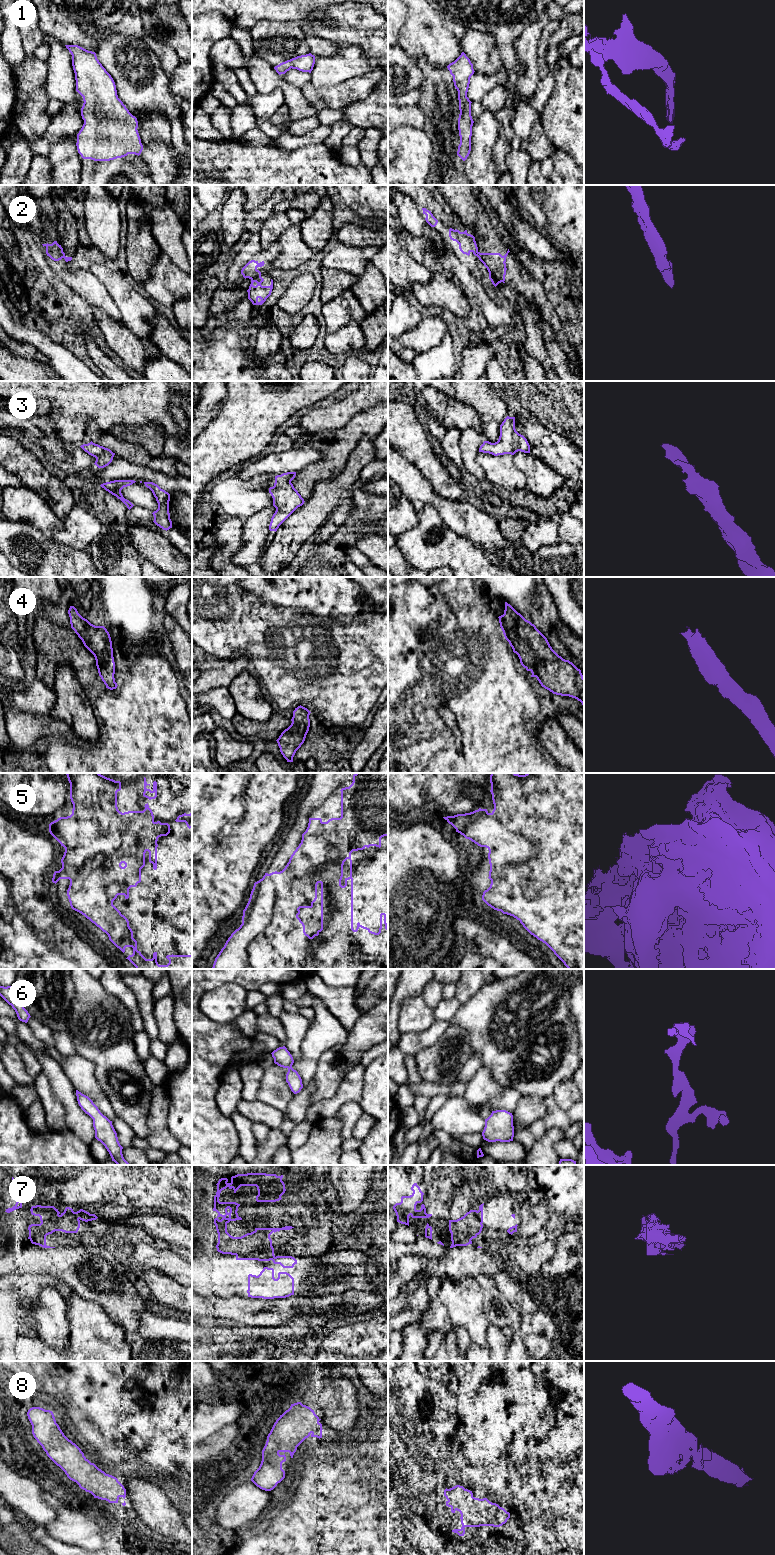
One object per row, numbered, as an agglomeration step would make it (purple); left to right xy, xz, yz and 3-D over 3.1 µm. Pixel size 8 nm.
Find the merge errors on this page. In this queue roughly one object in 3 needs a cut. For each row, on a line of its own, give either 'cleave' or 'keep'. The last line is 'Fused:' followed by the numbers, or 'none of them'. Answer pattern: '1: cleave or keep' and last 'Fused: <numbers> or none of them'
1: keep
2: cleave
3: keep
4: keep
5: cleave
6: keep
7: cleave
8: keep
Fused: 2, 5, 7

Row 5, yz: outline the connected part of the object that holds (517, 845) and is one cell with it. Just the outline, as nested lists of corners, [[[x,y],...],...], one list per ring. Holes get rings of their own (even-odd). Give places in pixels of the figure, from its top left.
[[[493,815],[487,818],[490,826],[489,830],[484,833],[488,845],[495,848],[494,860],[499,856],[498,850],[507,846],[508,857],[533,857],[539,852],[539,847],[527,840],[524,836],[507,832],[501,822]]]

